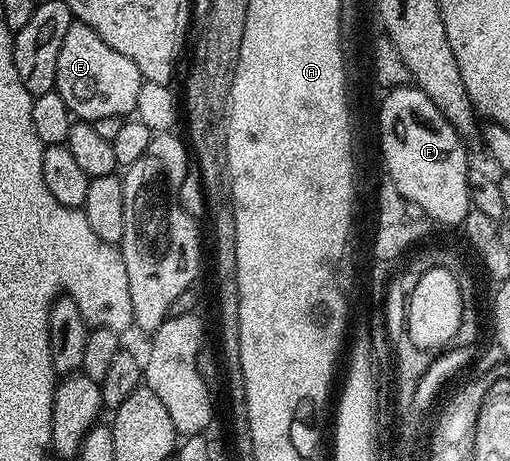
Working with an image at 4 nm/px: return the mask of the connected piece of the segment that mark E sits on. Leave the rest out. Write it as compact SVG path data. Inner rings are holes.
M73 21L58 52L55 91L62 96L62 100L66 100L69 110L77 119L95 124L106 116L124 118L131 115L138 104L138 88L141 81L138 64L134 64L134 60L126 60L122 52L114 52L114 48L110 48L110 44L106 44L106 40L102 40L102 36L98 36L86 24Z

